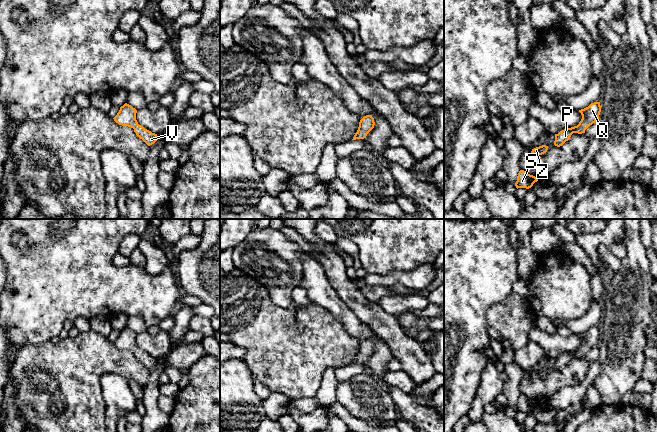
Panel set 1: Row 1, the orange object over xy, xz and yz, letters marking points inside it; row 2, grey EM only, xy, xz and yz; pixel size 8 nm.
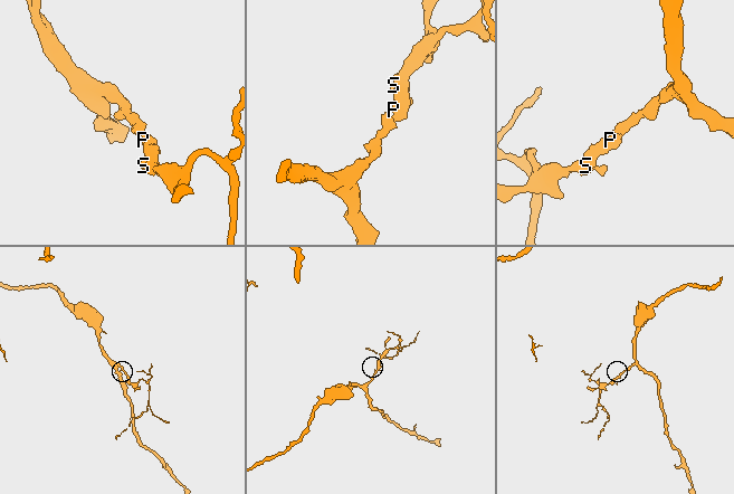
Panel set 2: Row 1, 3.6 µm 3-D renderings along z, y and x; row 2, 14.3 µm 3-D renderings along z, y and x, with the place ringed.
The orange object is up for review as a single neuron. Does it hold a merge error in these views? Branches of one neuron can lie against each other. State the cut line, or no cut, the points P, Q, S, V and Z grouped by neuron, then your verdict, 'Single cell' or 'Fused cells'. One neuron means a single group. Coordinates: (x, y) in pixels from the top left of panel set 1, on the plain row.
No split. Groups: P Q S V Z. Single cell

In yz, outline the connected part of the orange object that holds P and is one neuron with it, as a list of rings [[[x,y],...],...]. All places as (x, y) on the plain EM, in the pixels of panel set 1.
[[[600,326],[591,327],[588,331],[579,334],[582,339],[582,343],[577,350],[566,352],[555,358],[554,369],[557,371],[562,370],[568,365],[573,357],[582,358],[585,354],[595,346],[598,346],[601,336]]]

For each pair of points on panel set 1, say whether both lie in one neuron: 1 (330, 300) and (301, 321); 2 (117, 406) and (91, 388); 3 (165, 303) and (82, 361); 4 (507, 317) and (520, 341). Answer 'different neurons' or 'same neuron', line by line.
1: different neurons
2: different neurons
3: different neurons
4: same neuron

